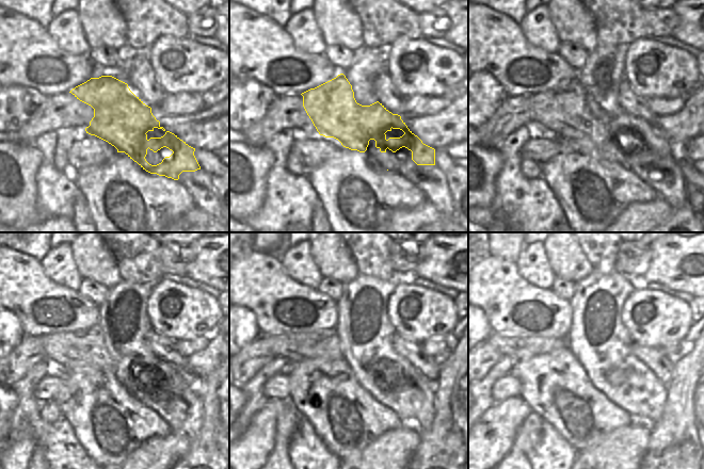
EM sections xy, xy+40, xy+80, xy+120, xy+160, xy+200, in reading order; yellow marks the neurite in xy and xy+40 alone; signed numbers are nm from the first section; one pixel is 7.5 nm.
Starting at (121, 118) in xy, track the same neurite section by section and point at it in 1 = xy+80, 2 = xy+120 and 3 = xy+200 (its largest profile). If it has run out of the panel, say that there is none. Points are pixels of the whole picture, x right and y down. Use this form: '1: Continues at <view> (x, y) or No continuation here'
1: Continues at xy+80 (564, 111)
2: Continues at xy+120 (70, 349)
3: Continues at xy+200 (518, 346)

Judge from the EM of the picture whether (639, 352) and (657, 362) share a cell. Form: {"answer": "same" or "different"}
{"answer": "same"}

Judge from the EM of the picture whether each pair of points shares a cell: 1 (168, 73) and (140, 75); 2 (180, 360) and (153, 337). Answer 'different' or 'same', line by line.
1: different
2: same

